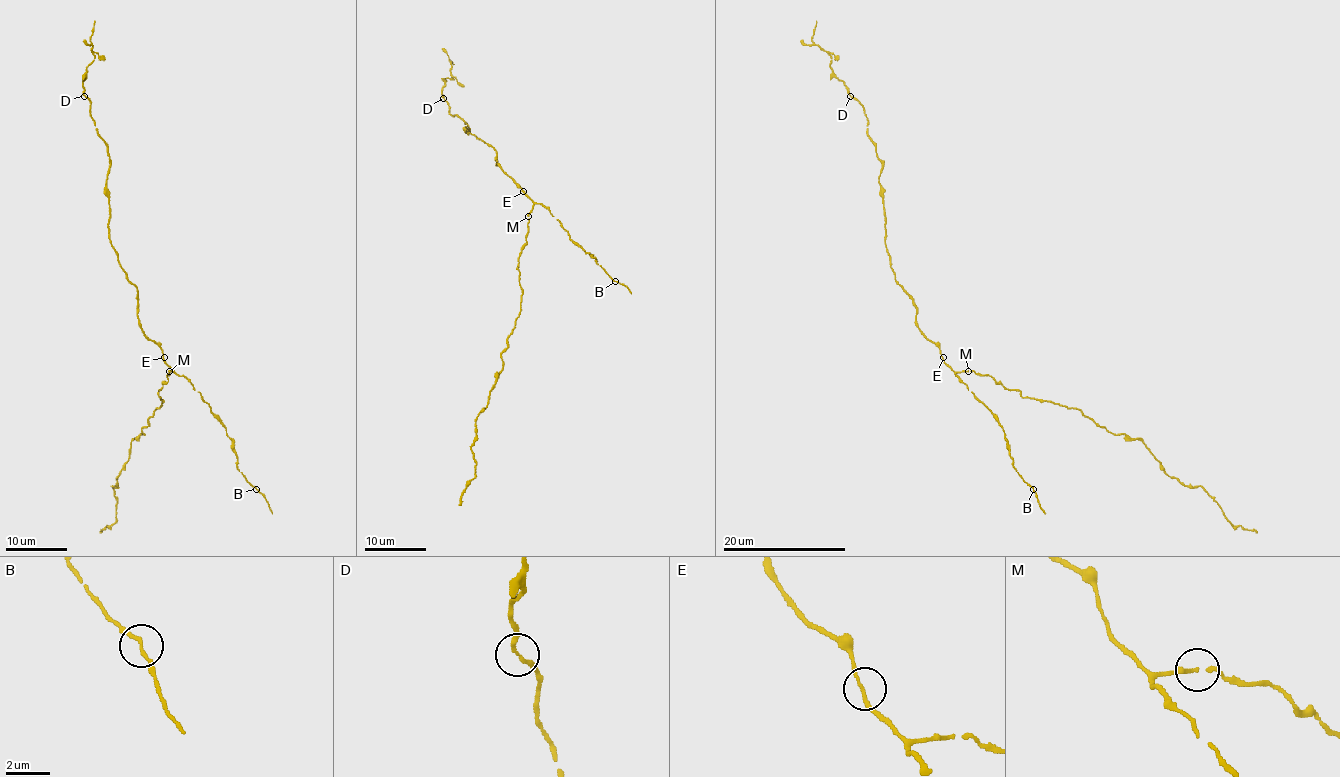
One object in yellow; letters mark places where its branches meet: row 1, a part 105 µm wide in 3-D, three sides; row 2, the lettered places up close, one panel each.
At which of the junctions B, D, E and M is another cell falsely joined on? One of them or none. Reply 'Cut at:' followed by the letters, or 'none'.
Cut at: none

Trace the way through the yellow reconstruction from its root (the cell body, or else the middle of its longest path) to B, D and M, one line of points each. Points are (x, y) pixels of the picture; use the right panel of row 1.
B: (942, 357), (1003, 428), (1012, 466), (1033, 489)
D: (942, 357), (917, 324), (914, 299), (894, 276), (885, 244), (882, 161), (868, 135), (865, 109), (850, 95)
M: (942, 357), (954, 371), (968, 371)

